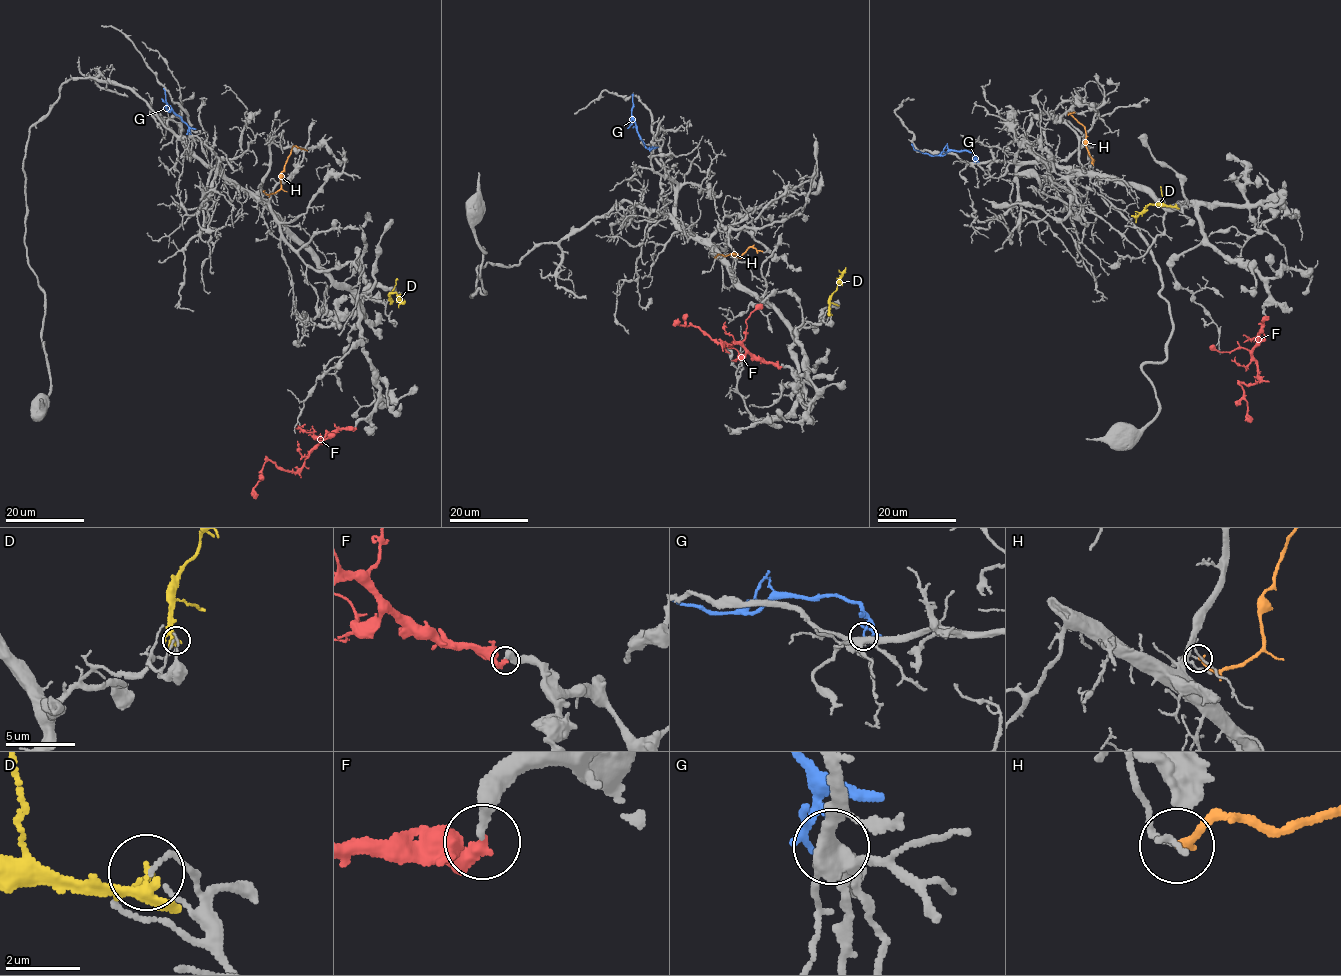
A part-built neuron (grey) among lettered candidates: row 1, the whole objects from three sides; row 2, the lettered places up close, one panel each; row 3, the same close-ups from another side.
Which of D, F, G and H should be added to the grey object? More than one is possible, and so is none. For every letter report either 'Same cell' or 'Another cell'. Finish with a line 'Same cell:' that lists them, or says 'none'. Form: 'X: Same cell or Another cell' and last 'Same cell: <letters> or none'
D: Another cell
F: Same cell
G: Another cell
H: Another cell
Same cell: F

